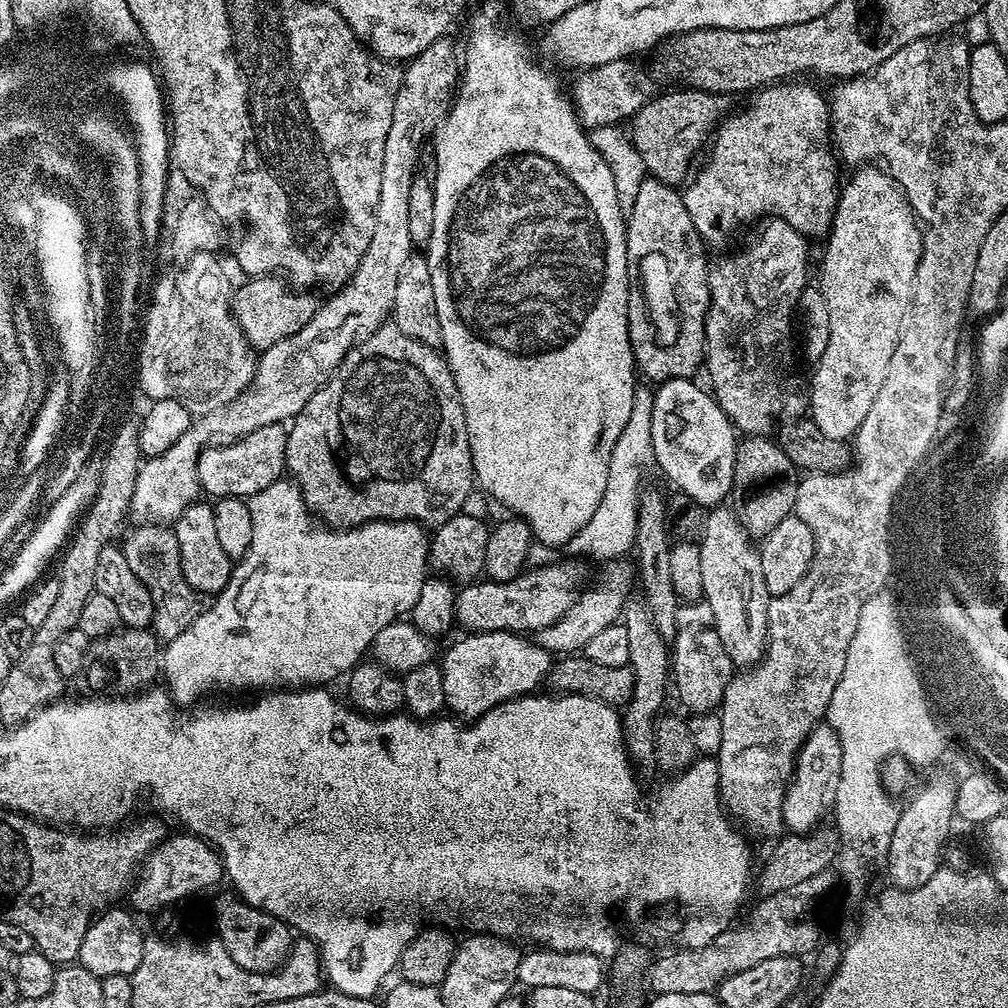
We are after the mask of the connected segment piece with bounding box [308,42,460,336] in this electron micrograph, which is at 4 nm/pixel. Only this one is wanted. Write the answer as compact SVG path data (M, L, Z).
M437 42L411 59L396 92L393 121L386 138L385 157L382 164L382 183L379 195L378 214L370 246L366 250L357 270L346 285L333 296L328 304L311 313L308 323L324 326L330 336L337 335L351 319L364 317L364 292L372 296L372 304L380 304L376 296L393 292L396 282L401 280L403 270L413 251L408 230L408 196L411 182L415 178L414 164L426 138L431 139L448 116L455 90L459 83L460 66L450 47Z

